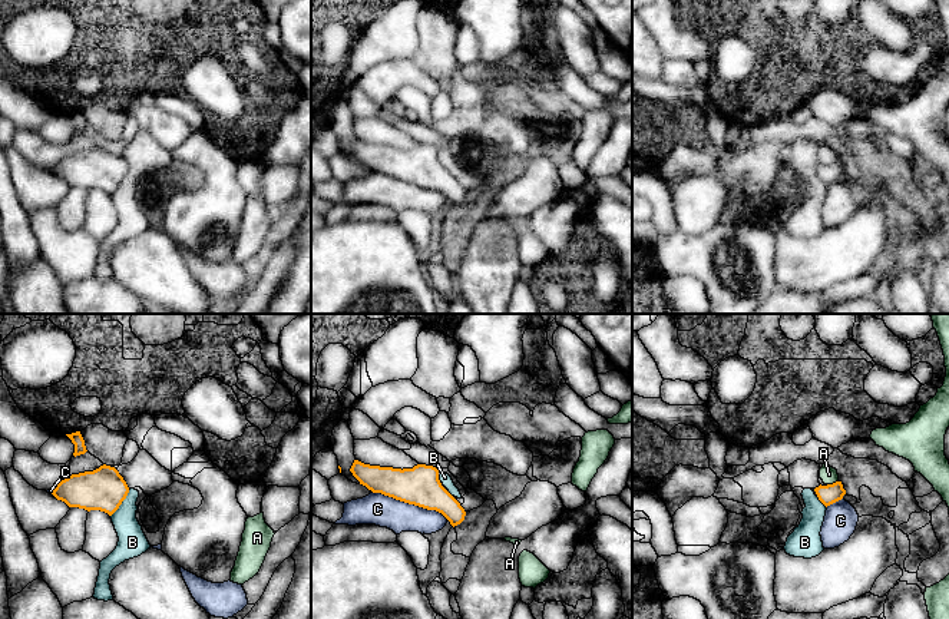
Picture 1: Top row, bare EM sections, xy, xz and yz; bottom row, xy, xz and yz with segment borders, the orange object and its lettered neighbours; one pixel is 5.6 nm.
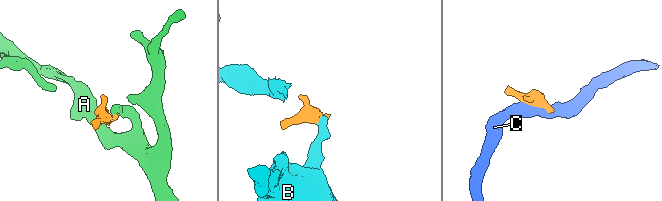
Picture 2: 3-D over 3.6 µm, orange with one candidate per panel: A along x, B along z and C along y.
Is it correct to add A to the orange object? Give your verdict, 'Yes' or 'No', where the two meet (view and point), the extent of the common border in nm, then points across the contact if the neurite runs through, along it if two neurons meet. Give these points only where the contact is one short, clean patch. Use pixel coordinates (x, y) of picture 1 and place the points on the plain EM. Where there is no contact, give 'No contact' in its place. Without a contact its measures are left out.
No. Touches orange at yz (833, 162). Shared border 70 nm. Boundary: yz (837, 159), (827, 164)

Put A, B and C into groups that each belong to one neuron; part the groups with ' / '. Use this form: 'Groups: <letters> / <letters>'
Groups: A / B / C

